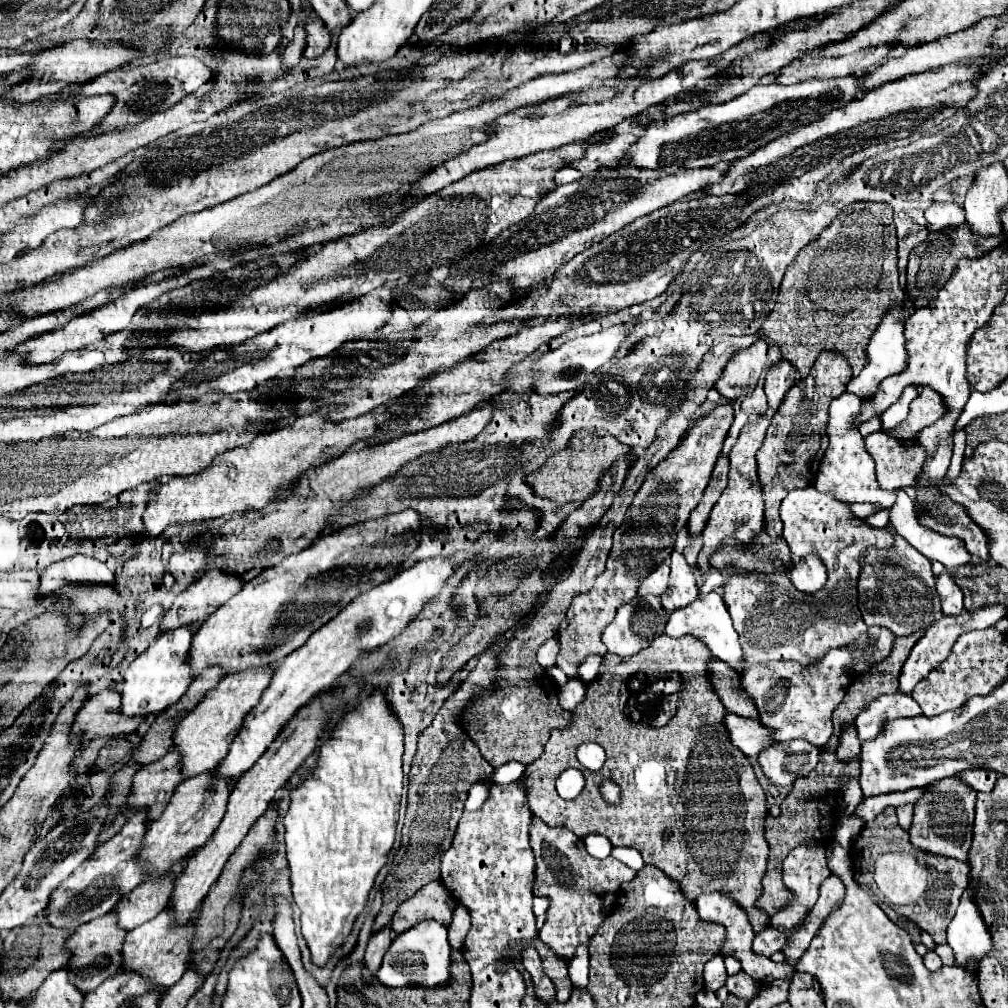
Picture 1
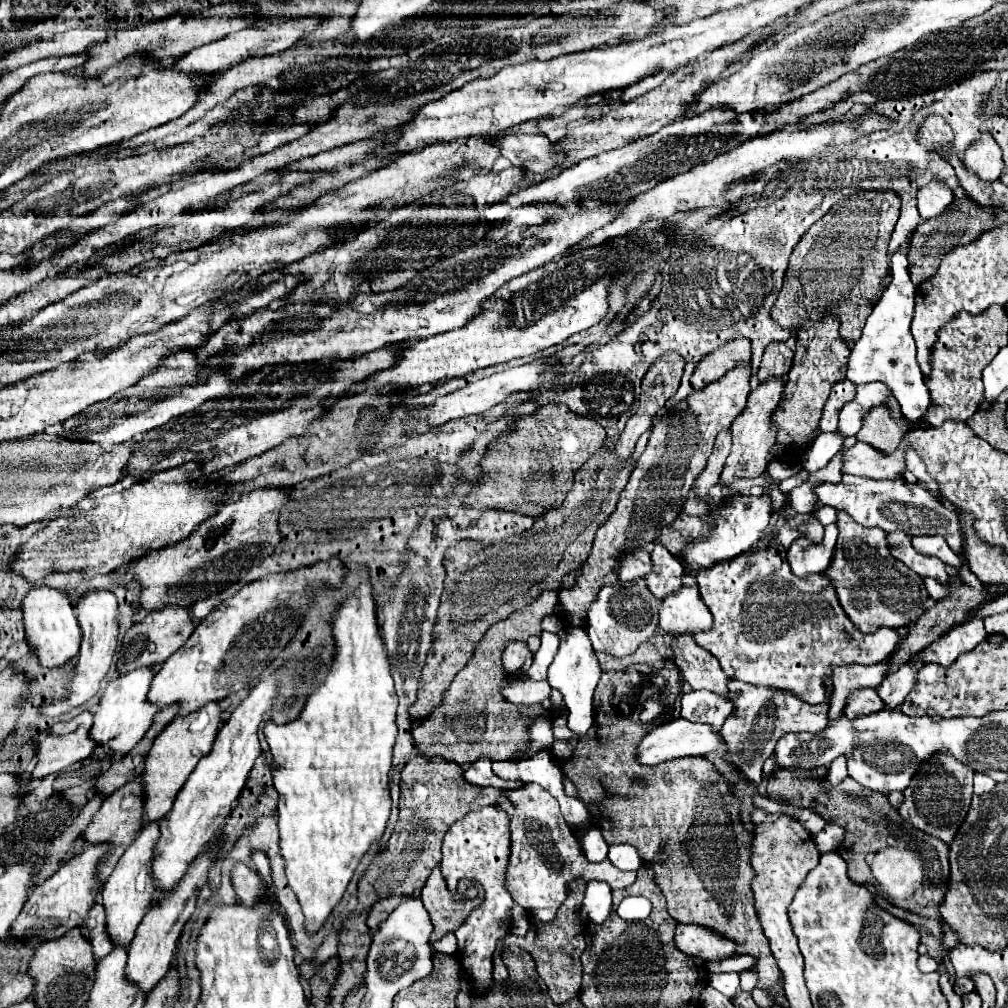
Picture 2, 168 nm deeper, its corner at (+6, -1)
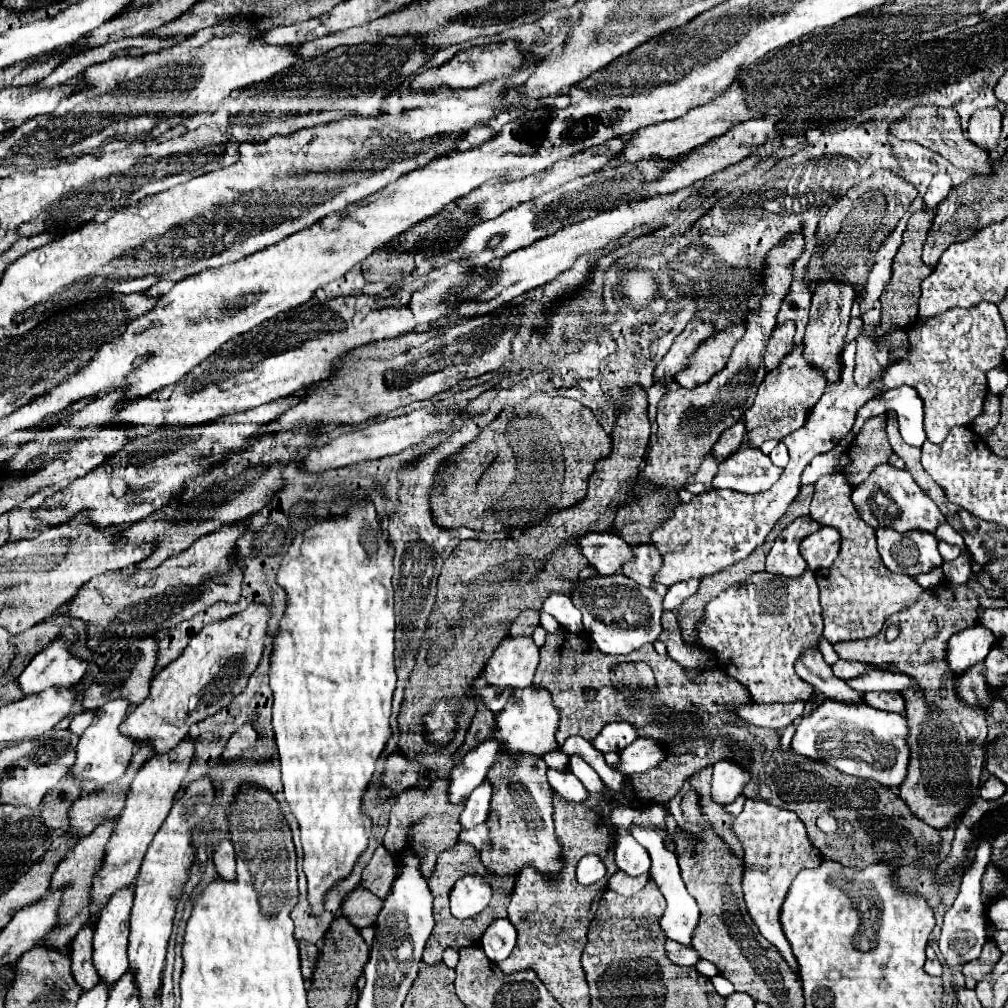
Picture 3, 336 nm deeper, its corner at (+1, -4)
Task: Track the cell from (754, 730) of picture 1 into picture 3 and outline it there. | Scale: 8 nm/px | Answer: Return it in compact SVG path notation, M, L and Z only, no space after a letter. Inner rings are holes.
M634 739L628 747L618 751L618 755L620 755L620 763L614 765L614 769L624 777L644 773L656 767L666 757L660 743L652 739Z

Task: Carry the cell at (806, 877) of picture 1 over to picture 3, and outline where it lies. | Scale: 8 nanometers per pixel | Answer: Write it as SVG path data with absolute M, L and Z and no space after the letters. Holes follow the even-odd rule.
M746 799L744 811L734 819L730 825L732 833L736 839L742 843L744 849L744 877L742 877L742 891L744 891L744 901L750 919L756 923L760 933L784 955L788 965L792 967L794 973L798 973L798 963L792 955L792 949L788 945L788 939L782 933L780 925L780 907L786 899L788 887L798 875L800 869L806 867L816 867L822 861L820 851L810 843L804 823L786 809L772 807L770 803L756 801L756 799Z

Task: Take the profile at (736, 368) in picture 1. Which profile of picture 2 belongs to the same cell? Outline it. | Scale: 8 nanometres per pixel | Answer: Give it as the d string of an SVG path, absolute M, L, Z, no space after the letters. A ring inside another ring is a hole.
M737 336L733 342L713 350L707 354L691 374L691 386L695 390L703 390L707 384L725 376L727 370L733 370L737 364L751 362L751 340Z

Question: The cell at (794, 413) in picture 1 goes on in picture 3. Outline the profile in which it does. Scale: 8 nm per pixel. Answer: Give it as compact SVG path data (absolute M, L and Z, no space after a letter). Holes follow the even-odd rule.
M824 281L824 283L816 283L814 295L812 295L810 323L808 323L806 335L804 335L804 345L806 345L804 357L824 371L830 385L840 379L840 351L844 347L844 335L848 331L854 293L856 291L850 283Z

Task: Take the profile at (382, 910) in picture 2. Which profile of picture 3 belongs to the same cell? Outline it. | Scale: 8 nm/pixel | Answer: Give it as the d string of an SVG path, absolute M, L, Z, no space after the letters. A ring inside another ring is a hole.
M358 885L342 901L340 911L342 911L342 917L346 917L352 925L356 925L360 929L360 927L372 927L372 923L376 921L376 915L382 909L382 905L384 905L382 899L378 899L368 889Z

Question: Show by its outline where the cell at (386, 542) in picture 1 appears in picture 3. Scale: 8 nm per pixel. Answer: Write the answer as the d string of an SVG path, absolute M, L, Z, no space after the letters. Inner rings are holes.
M252 603L242 613L212 623L192 637L184 653L162 669L150 687L150 695L142 705L128 713L120 731L132 735L138 743L150 743L154 753L164 753L180 743L190 727L226 707L248 683L248 677L260 663L266 633L268 609Z

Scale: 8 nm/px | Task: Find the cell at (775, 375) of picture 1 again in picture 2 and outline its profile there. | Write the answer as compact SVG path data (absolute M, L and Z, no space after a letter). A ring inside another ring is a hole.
M769 344L763 354L761 368L757 372L759 382L765 382L775 376L785 376L791 368L791 360L793 360L793 350L789 344Z

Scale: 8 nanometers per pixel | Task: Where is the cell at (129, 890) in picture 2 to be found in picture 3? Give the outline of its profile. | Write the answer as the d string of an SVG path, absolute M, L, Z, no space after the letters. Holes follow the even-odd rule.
M132 887L118 891L106 909L100 915L100 921L96 923L94 929L94 939L92 939L92 965L96 967L96 973L100 975L100 981L108 987L114 987L114 983L128 971L128 955L126 955L126 943L128 943L128 919L130 919L130 909L132 909Z

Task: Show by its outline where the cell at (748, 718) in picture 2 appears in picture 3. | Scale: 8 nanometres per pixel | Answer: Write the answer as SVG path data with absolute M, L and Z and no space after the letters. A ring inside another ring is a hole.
M718 761L712 773L712 799L722 805L732 803L742 793L748 781L750 775L740 765L732 761Z

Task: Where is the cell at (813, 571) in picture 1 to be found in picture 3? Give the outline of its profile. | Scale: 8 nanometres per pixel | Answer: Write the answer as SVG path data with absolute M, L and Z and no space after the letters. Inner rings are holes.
M822 527L802 541L800 551L808 563L808 569L816 571L830 567L840 551L840 531L836 531L834 527Z

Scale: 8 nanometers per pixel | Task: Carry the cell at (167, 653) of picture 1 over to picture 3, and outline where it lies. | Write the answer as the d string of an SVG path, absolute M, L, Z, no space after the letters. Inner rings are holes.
M110 699L104 707L98 709L94 721L82 733L78 747L76 747L76 763L70 769L70 775L76 781L84 783L82 797L90 795L90 793L100 793L106 785L118 781L124 775L124 771L134 755L134 749L138 747L132 737L126 737L118 731L120 723L128 711L130 711L130 705L126 699Z

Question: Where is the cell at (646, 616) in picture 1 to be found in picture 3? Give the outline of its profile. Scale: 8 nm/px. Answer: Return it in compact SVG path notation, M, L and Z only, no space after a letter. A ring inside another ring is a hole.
M622 573L578 579L570 589L570 599L584 615L584 629L602 653L630 655L646 643L654 643L662 631L662 597L652 587L640 587Z

